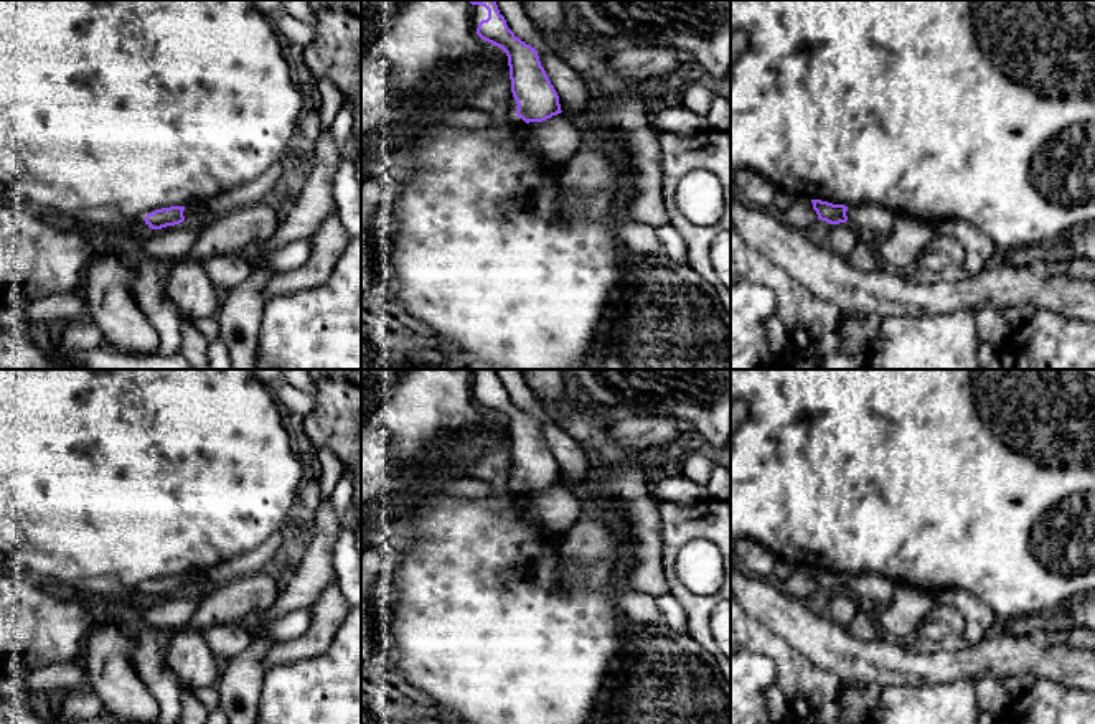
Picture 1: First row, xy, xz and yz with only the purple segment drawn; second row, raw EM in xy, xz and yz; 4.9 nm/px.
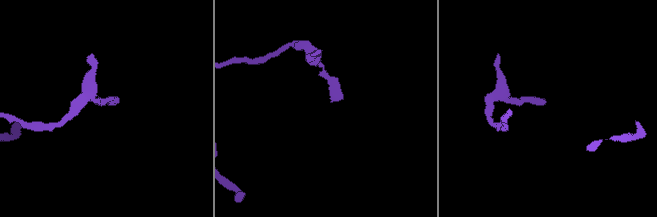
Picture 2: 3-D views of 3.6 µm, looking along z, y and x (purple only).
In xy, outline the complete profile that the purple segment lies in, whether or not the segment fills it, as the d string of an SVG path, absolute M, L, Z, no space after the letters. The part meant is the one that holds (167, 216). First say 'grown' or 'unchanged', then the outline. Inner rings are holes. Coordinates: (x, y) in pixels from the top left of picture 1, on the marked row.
unchanged; M185 206L162 208L148 213L143 221L152 229L162 229L167 226L175 226L183 223L185 221L183 211Z

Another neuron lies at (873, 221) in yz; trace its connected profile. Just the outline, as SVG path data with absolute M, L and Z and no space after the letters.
M879 205L848 206L846 216L848 223L871 241L889 236L895 224L895 214Z

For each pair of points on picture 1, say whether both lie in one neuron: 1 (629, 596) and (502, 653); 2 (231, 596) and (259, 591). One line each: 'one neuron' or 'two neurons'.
1: two neurons
2: one neuron

